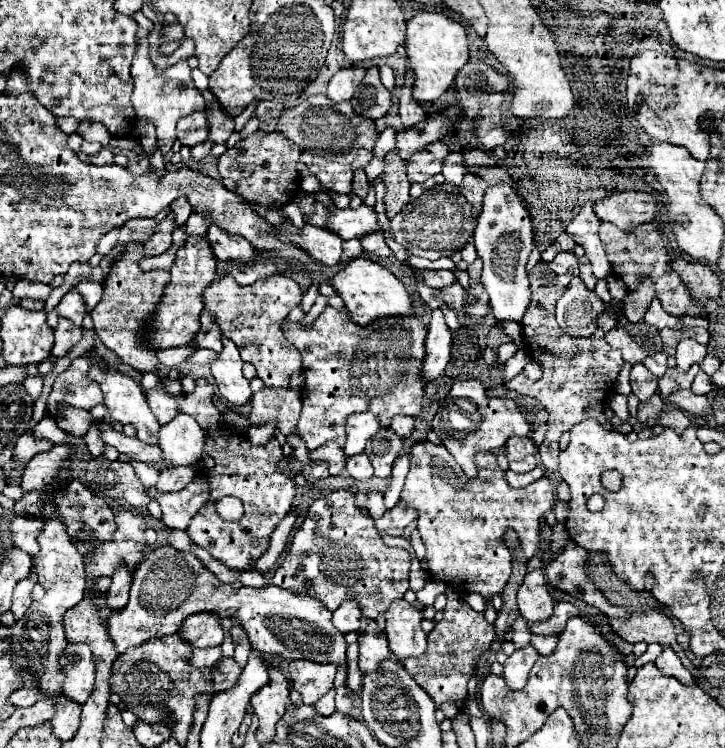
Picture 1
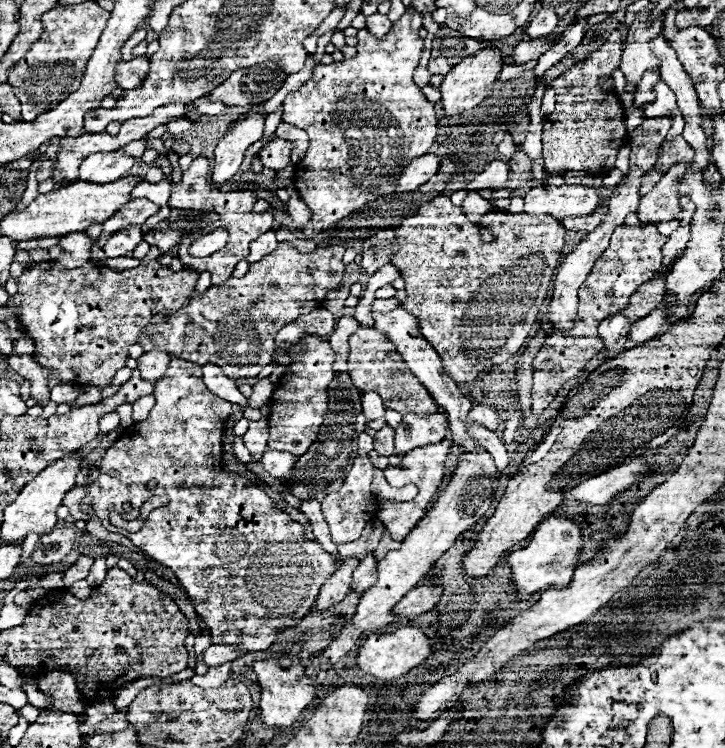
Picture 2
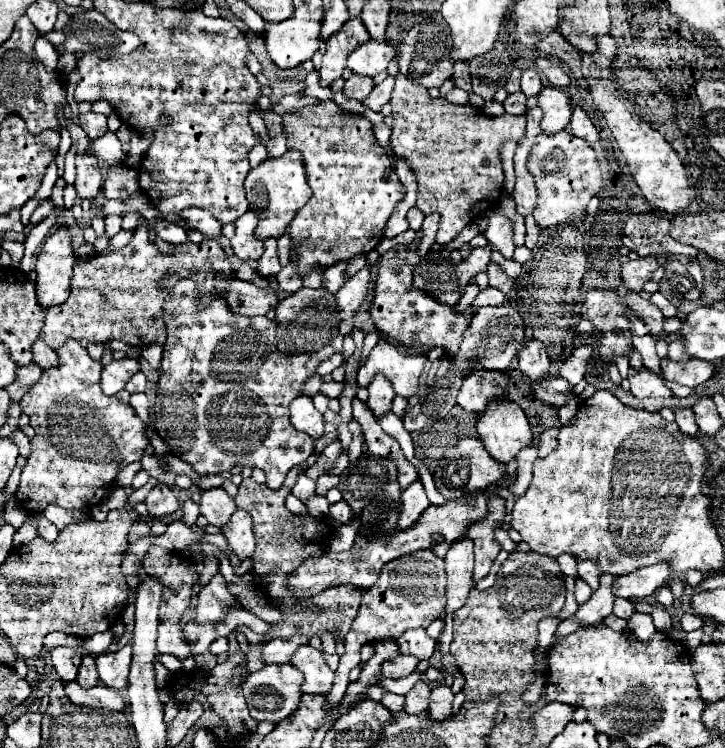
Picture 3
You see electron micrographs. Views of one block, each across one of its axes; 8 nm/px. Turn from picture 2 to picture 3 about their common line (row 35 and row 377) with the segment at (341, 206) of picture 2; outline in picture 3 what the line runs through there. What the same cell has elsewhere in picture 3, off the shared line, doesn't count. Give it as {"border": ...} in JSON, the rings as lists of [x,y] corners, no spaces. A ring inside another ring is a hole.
{"border":[[[376,346],[366,364],[358,372],[358,384],[368,386],[374,374],[382,372],[394,386],[396,394],[412,398],[418,390],[418,378],[424,368],[426,354],[422,352],[402,352],[396,346]]]}

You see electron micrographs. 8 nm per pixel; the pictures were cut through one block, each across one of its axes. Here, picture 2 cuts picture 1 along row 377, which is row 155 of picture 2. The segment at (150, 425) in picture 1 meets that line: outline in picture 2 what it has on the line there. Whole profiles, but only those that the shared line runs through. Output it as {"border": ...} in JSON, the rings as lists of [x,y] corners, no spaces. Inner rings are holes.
{"border":[[[120,152],[90,154],[80,164],[78,180],[94,182],[94,184],[114,182],[118,178],[124,178],[132,166],[134,166],[134,158]]]}

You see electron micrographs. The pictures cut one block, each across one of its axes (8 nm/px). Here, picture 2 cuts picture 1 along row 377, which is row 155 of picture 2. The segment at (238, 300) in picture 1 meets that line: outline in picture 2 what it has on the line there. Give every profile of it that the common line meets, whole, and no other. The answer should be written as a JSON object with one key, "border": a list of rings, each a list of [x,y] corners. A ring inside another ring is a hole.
{"border":[[[274,138],[272,142],[268,142],[268,144],[258,152],[258,156],[260,156],[260,162],[262,162],[266,168],[282,170],[282,168],[286,168],[288,164],[292,164],[290,152],[292,152],[292,142],[282,140],[282,138]]]}

